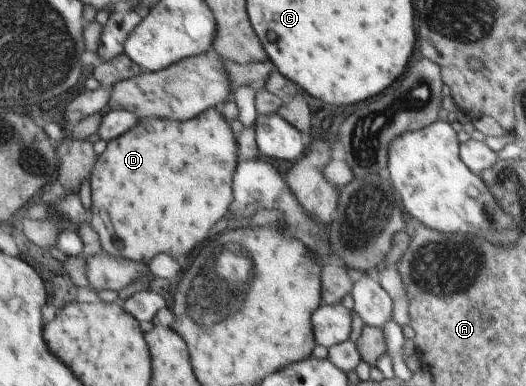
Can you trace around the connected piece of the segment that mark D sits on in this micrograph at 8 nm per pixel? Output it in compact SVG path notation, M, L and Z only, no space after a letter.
M214 107L182 123L139 118L136 127L107 142L104 152L95 159L90 176L90 221L92 229L100 237L103 251L115 258L127 258L143 263L147 263L158 253L166 253L174 259L188 255L228 213L228 205L232 203L232 173L236 167L236 146L237 140L229 122Z

